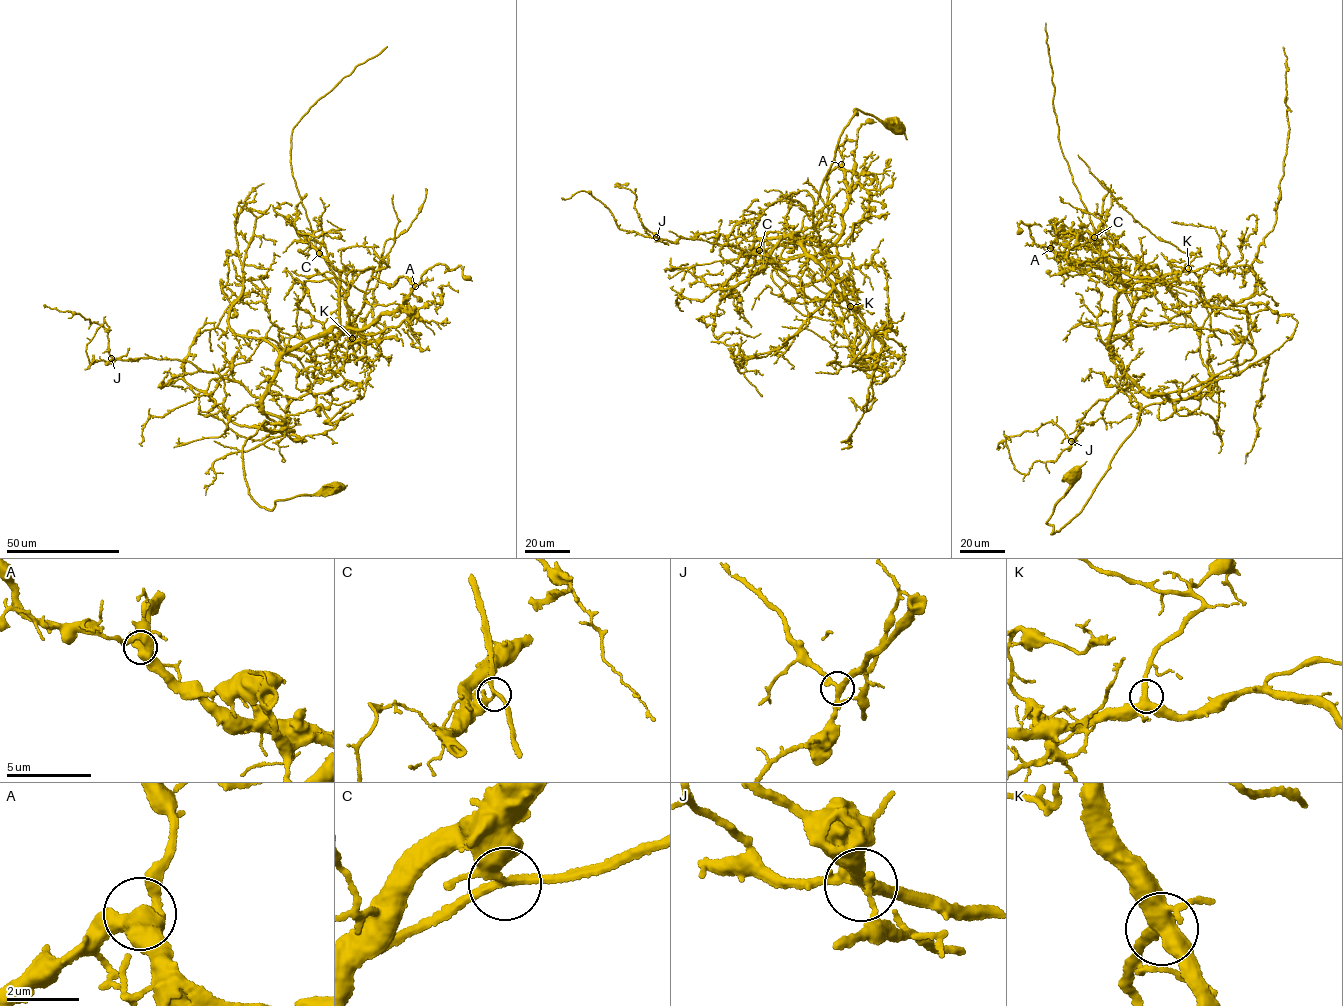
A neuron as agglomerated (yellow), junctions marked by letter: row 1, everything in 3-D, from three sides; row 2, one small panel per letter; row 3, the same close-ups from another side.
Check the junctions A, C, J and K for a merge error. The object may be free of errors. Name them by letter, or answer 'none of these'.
C

